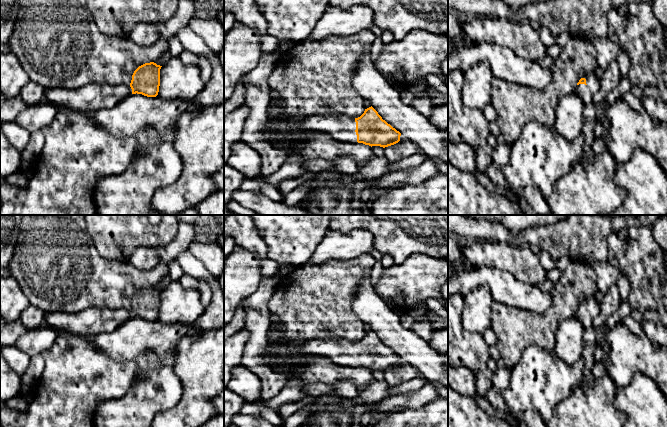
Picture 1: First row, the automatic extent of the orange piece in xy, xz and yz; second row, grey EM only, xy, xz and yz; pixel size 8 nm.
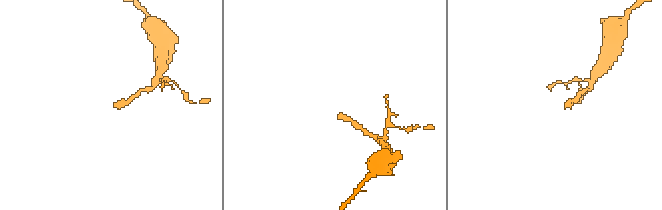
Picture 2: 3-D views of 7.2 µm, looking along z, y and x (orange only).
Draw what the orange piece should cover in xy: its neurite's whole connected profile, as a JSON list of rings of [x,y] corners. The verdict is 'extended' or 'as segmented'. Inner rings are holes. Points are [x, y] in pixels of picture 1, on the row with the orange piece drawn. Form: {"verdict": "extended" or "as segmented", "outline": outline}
{"verdict": "extended", "outline": [[[154,62],[139,66],[129,85],[91,83],[76,89],[45,89],[44,101],[55,105],[58,110],[92,115],[96,111],[114,107],[130,94],[156,97],[159,92],[161,67]]]}

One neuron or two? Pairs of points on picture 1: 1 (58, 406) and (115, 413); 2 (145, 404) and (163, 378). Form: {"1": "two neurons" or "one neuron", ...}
{"1": "two neurons", "2": "one neuron"}

